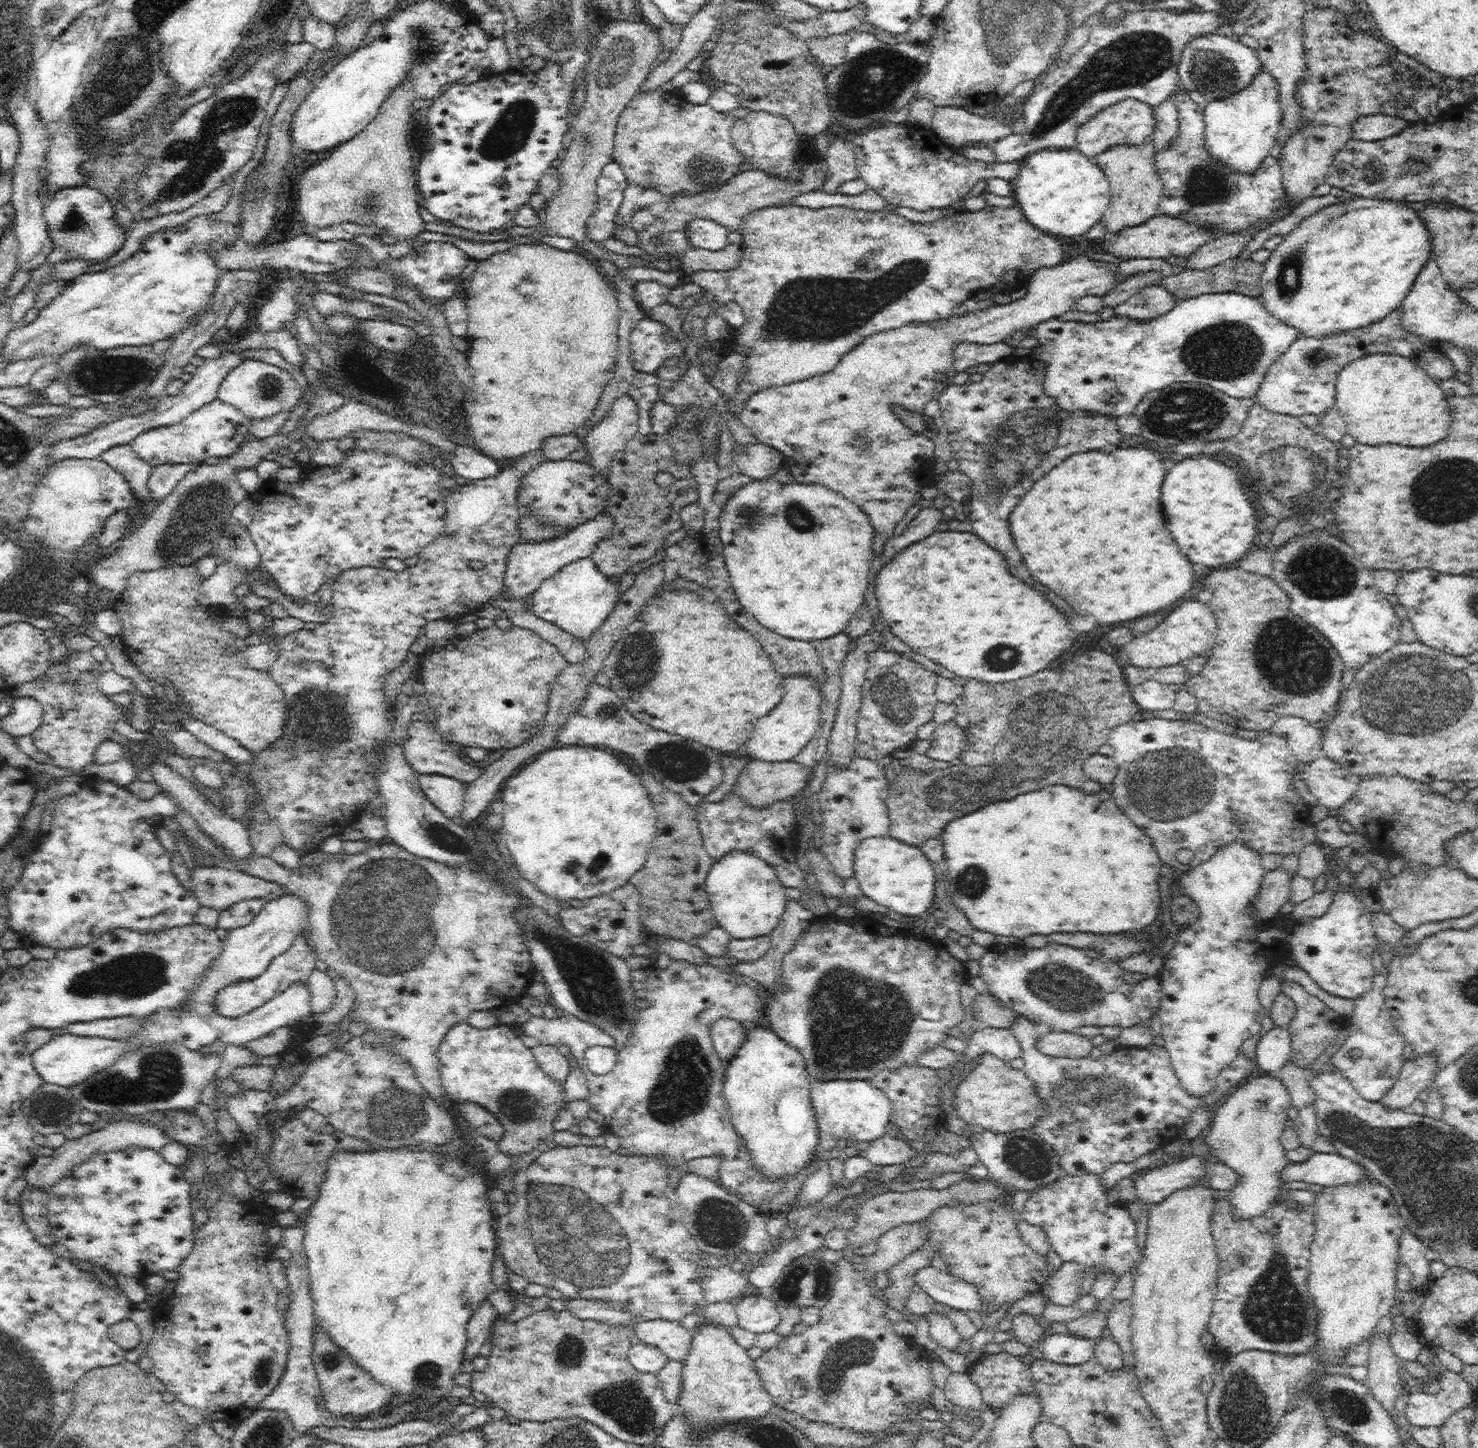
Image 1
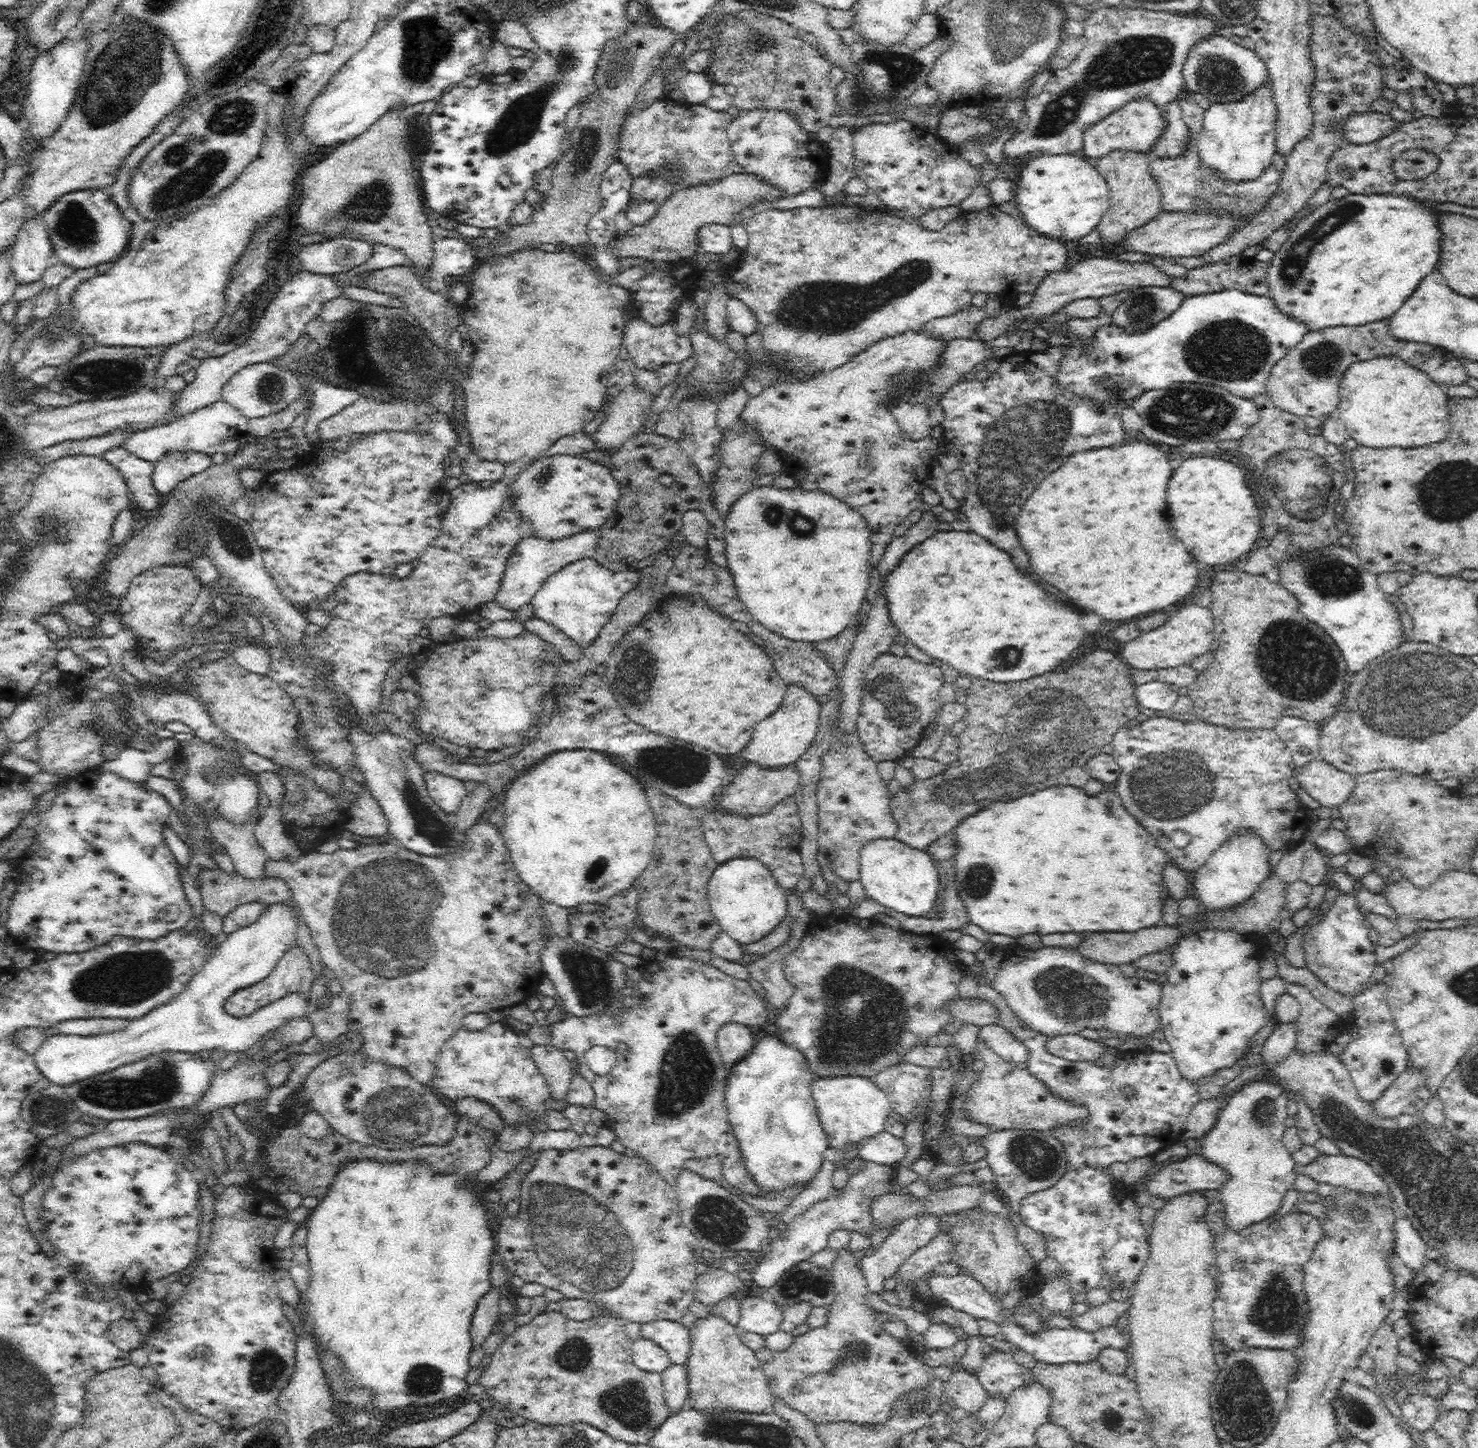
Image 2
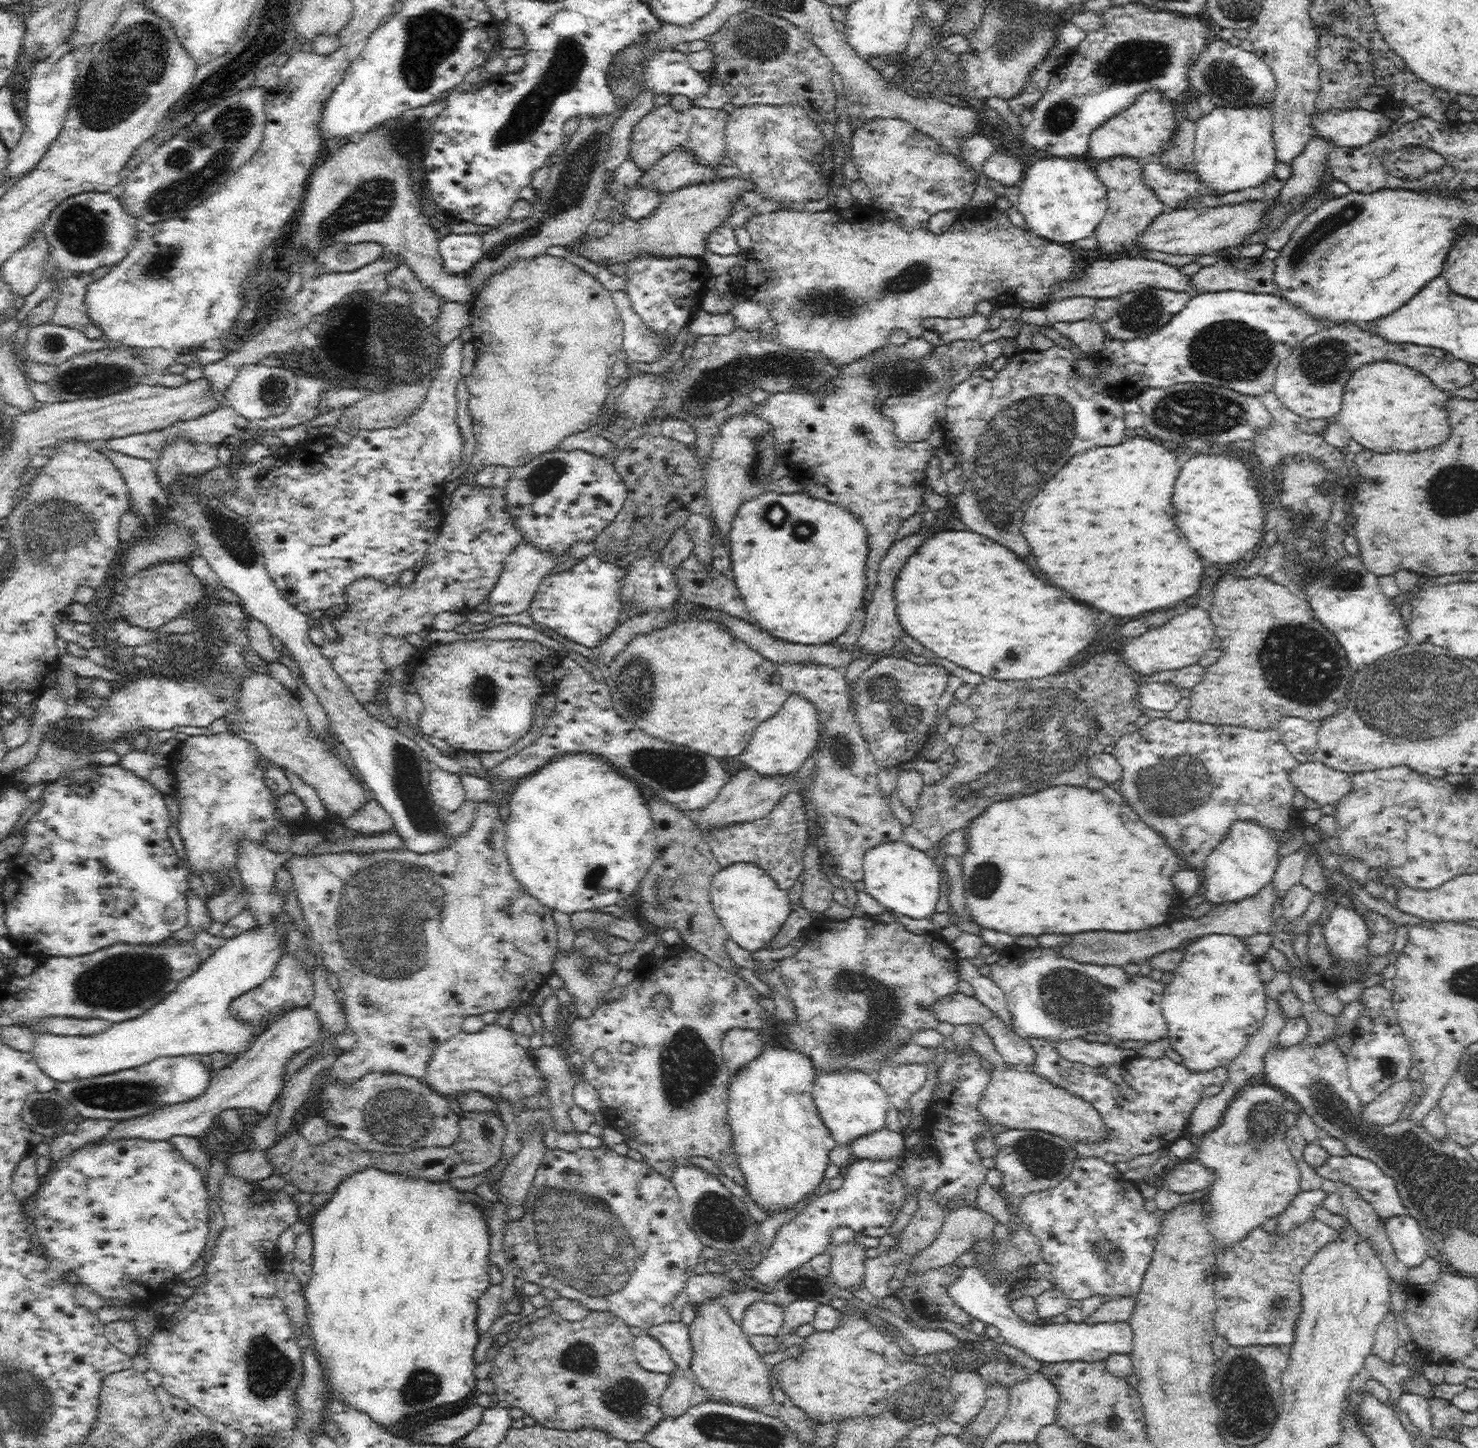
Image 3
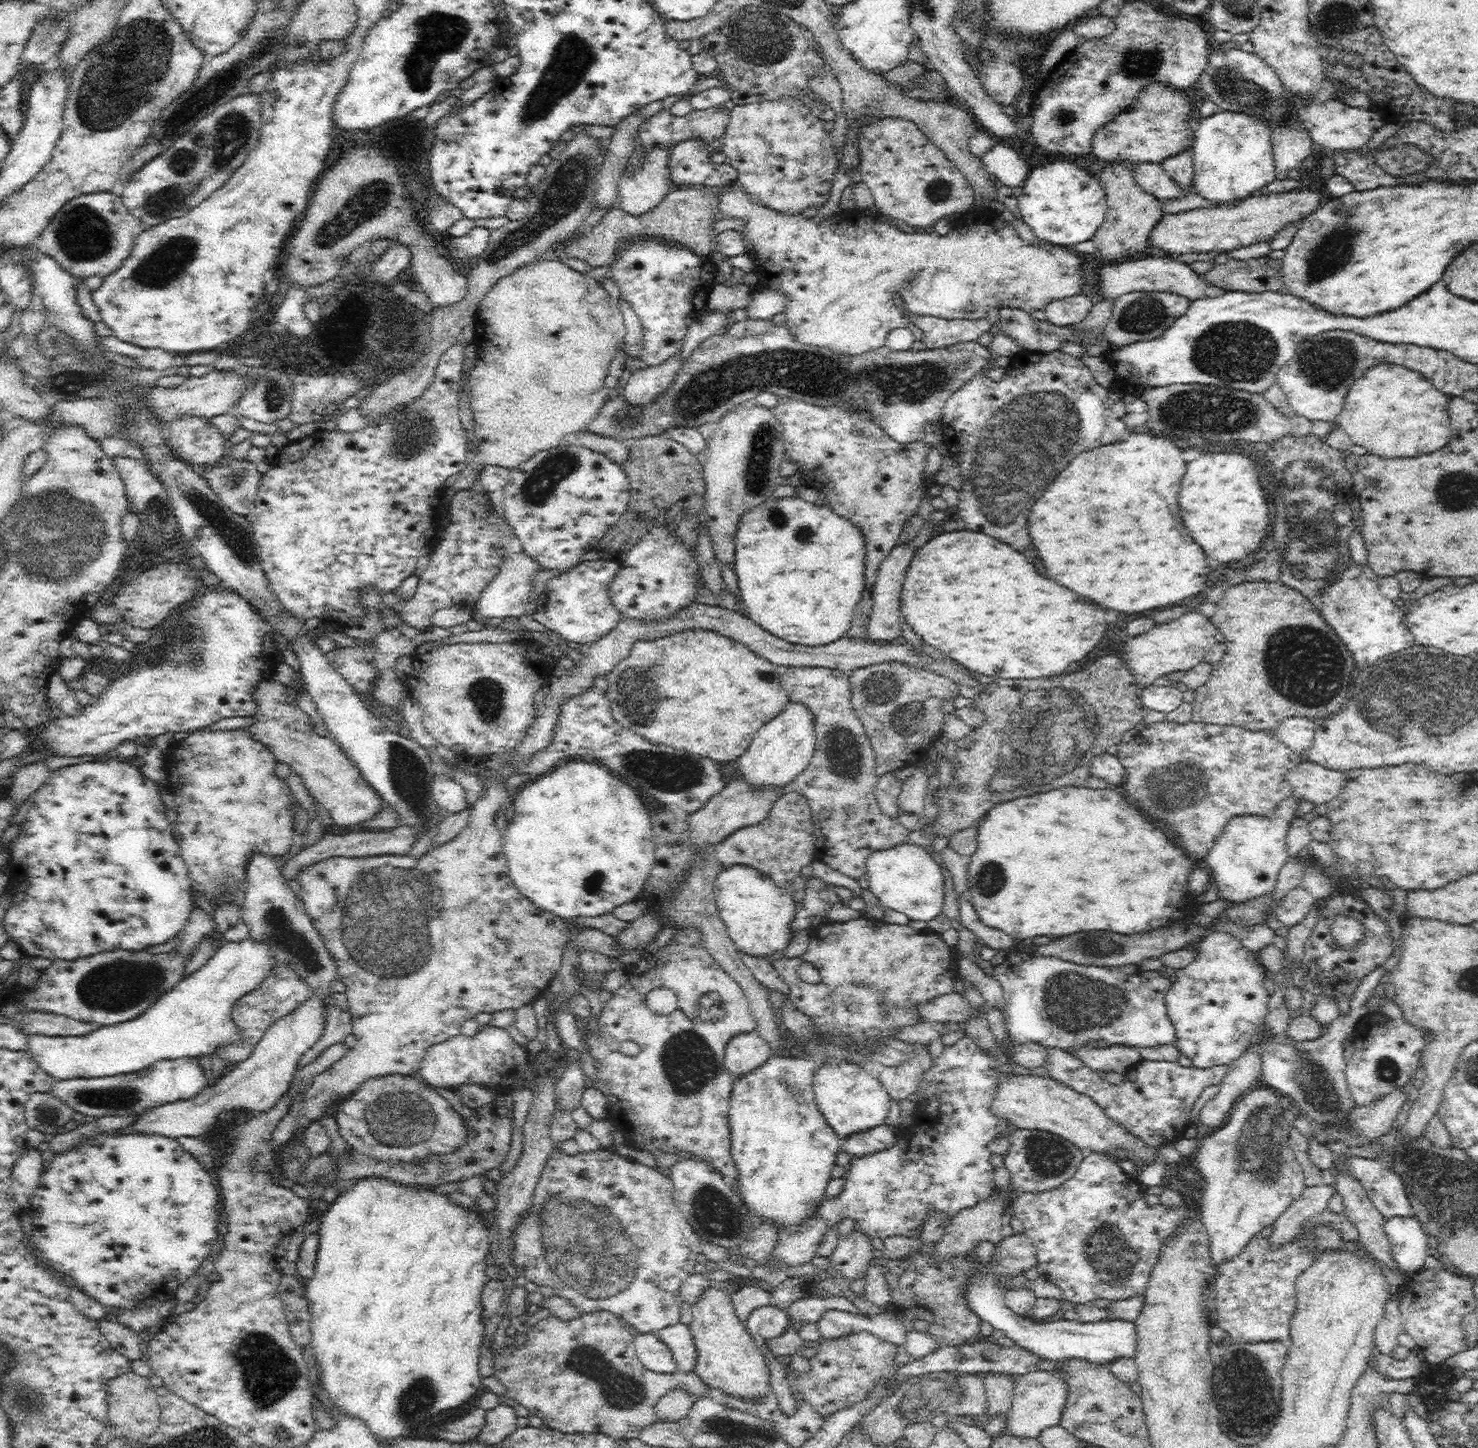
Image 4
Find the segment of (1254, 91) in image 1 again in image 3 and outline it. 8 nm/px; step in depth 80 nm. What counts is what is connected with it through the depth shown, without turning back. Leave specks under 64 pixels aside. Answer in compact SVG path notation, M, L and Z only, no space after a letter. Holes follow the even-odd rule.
M1265 100L1244 106L1215 106L1197 122L1195 168L1202 179L1219 192L1260 185L1274 170L1275 150L1273 109L1272 104Z

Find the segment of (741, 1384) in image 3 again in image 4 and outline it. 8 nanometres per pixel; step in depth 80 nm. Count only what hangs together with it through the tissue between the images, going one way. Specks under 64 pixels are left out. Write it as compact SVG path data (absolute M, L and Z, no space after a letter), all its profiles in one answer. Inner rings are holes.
M712 1286L703 1297L691 1305L693 1320L689 1324L696 1348L693 1372L712 1395L734 1397L737 1401L761 1402L771 1396L769 1366L765 1354L754 1343L746 1327L728 1301L728 1292L723 1287Z

